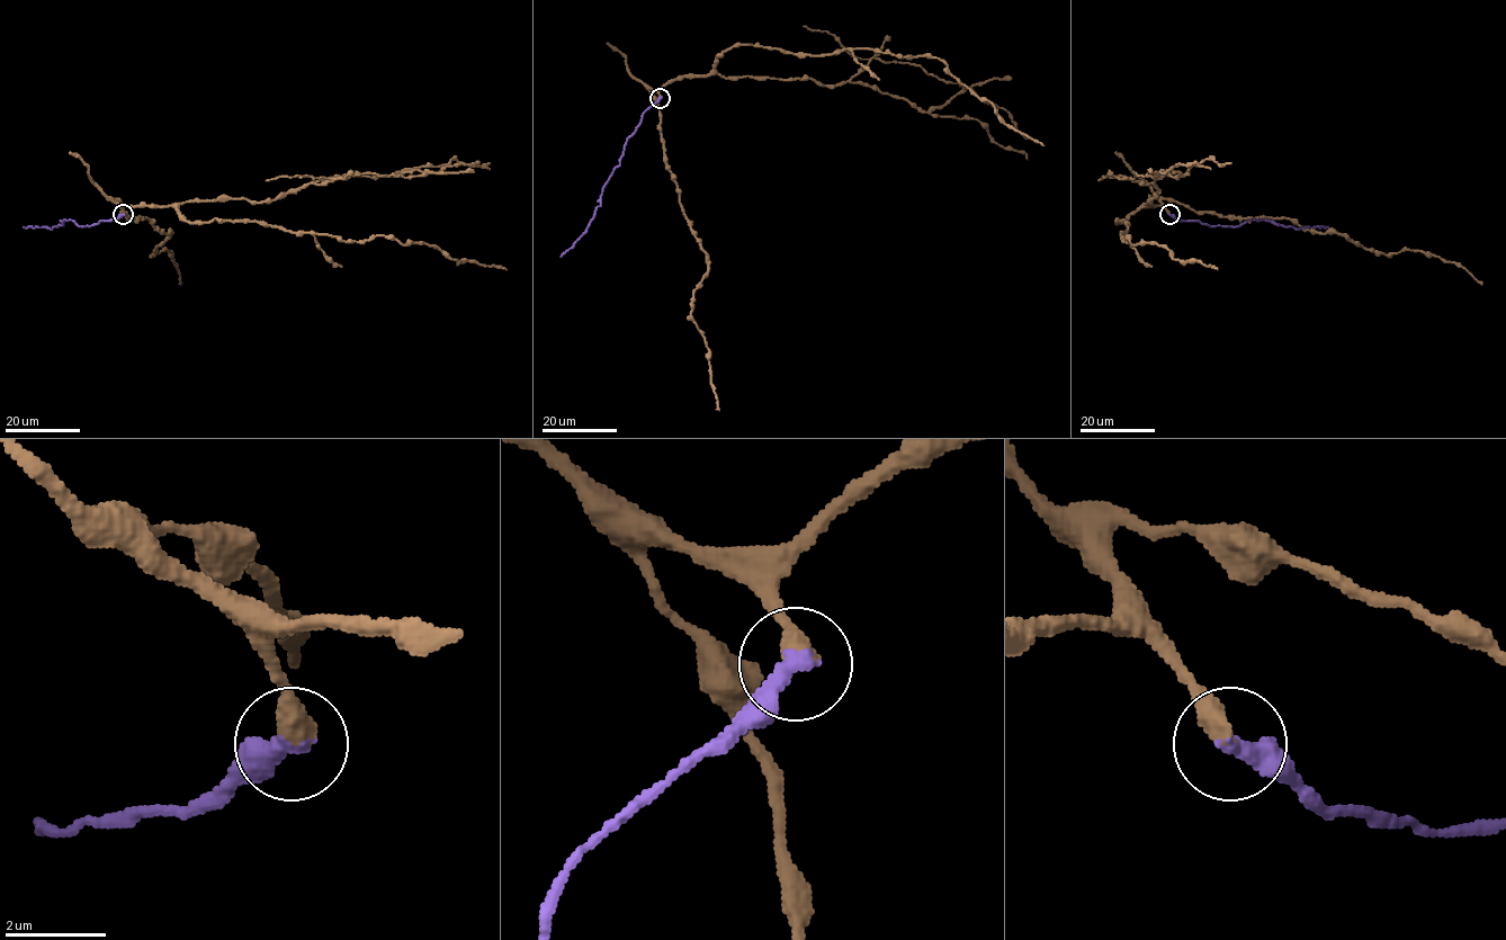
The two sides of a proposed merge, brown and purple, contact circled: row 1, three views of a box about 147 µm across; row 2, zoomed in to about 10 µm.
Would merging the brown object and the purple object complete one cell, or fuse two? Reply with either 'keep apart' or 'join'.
keep apart

